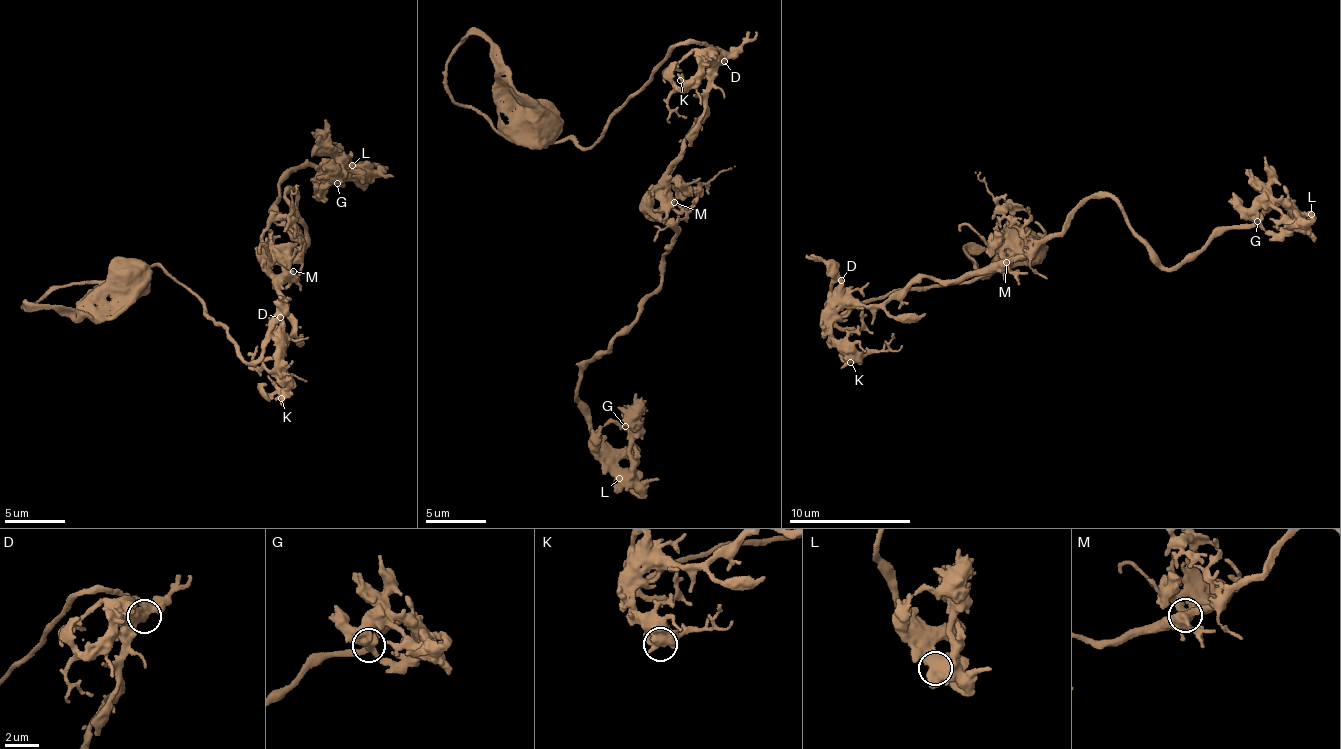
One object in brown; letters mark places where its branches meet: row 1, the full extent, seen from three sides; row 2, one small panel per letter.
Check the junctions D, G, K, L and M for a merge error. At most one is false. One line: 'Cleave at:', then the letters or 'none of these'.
Cleave at: none of these

